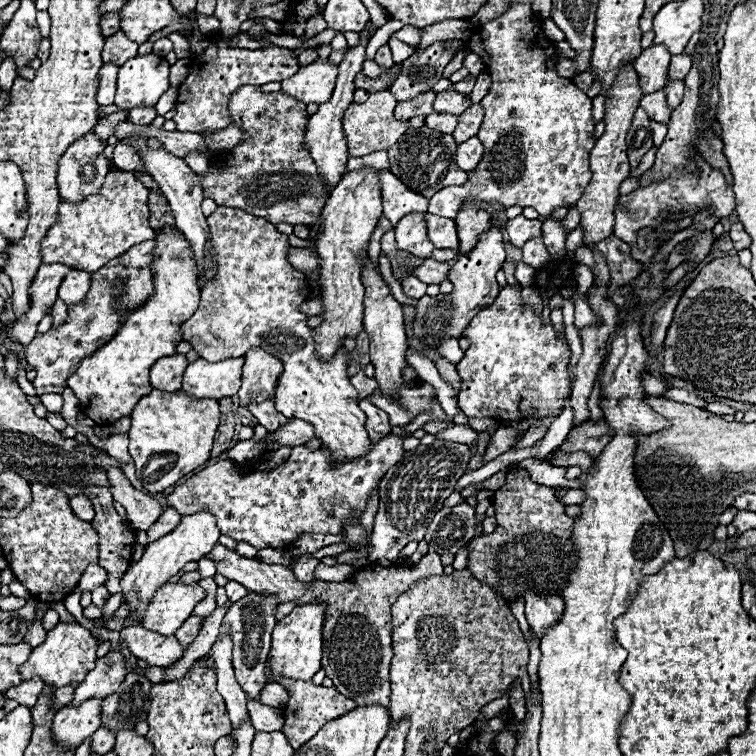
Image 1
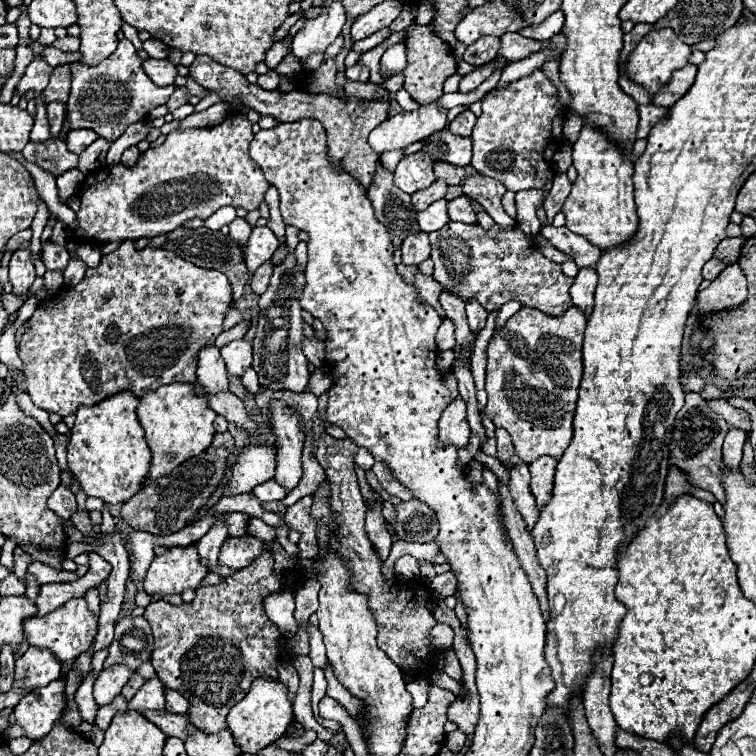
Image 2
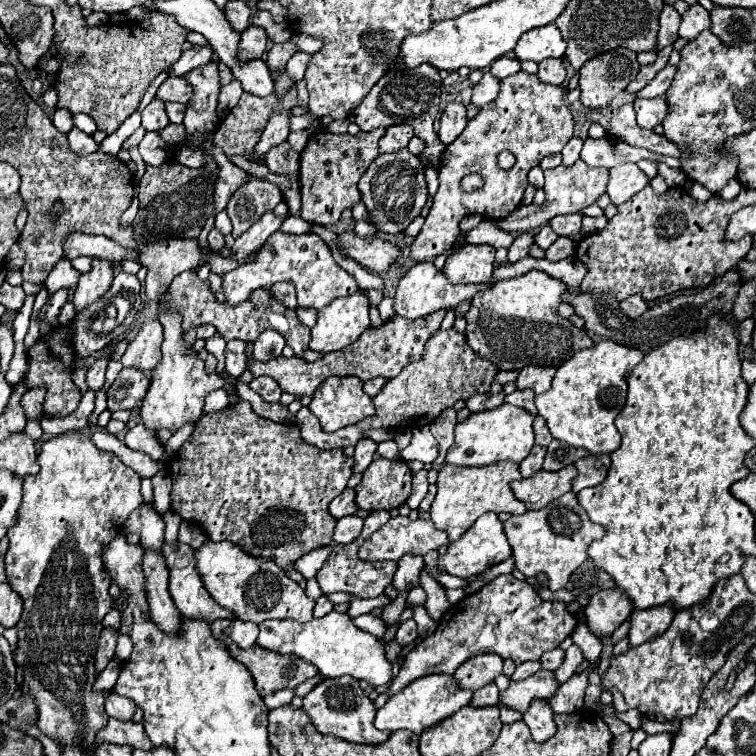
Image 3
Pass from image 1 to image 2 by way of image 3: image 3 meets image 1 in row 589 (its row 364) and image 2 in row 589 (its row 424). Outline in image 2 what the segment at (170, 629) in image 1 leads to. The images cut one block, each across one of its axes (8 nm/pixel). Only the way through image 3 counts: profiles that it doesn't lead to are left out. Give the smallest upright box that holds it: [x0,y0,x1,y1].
[146,544,208,594]

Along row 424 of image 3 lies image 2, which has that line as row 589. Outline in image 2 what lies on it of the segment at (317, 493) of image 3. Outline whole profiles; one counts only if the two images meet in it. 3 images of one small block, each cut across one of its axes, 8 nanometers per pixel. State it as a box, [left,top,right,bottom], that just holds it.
[144,552,302,734]

